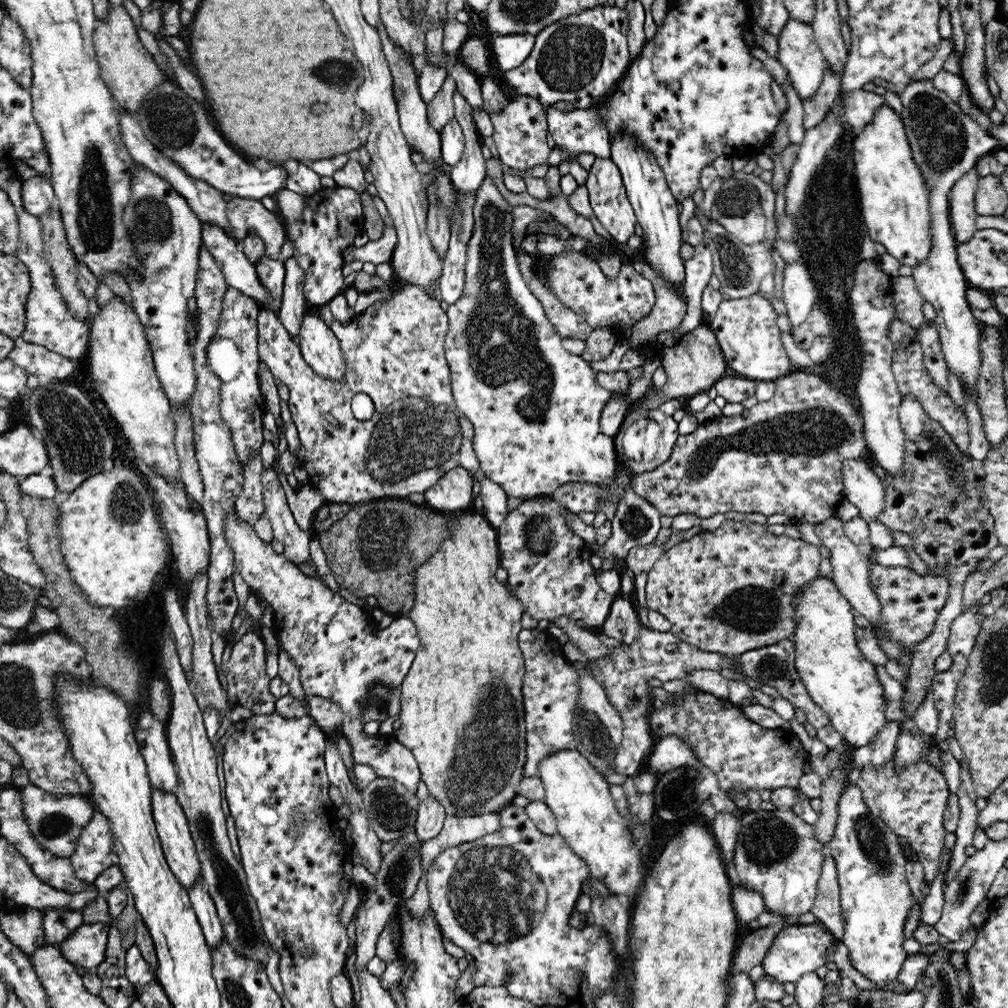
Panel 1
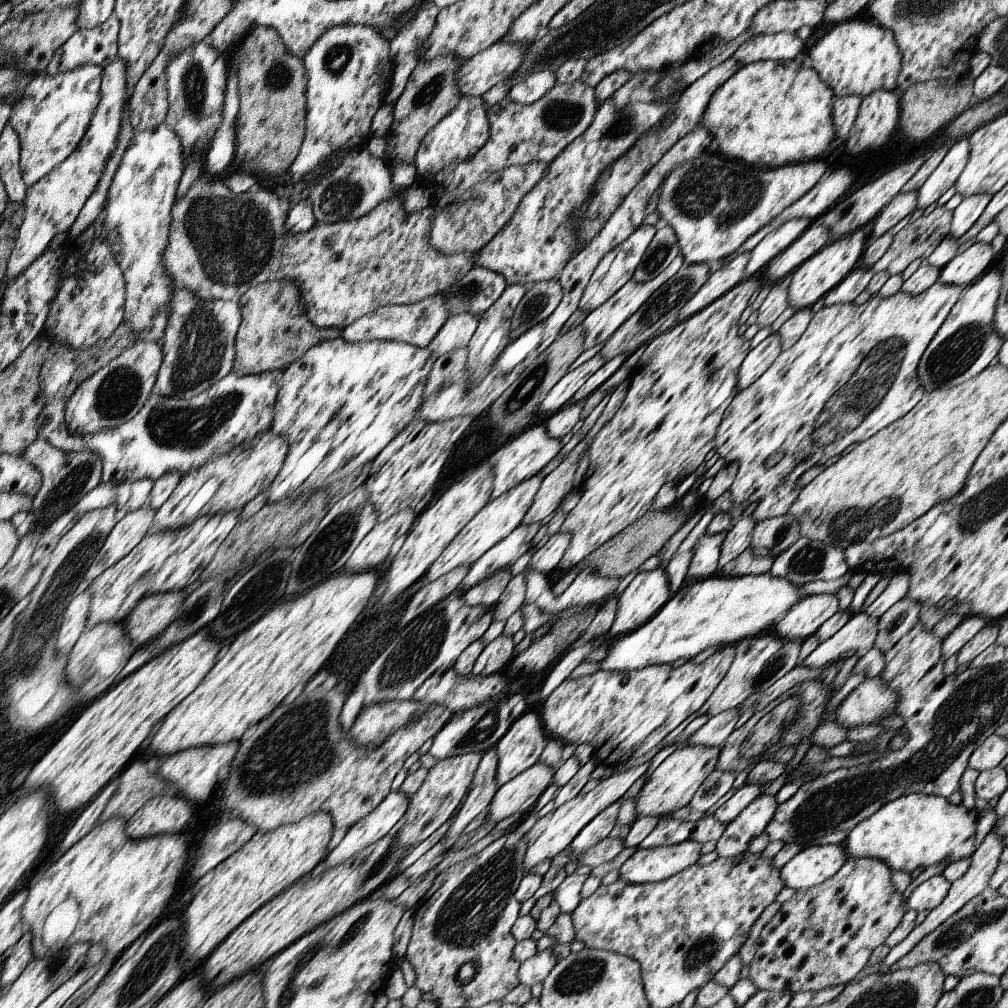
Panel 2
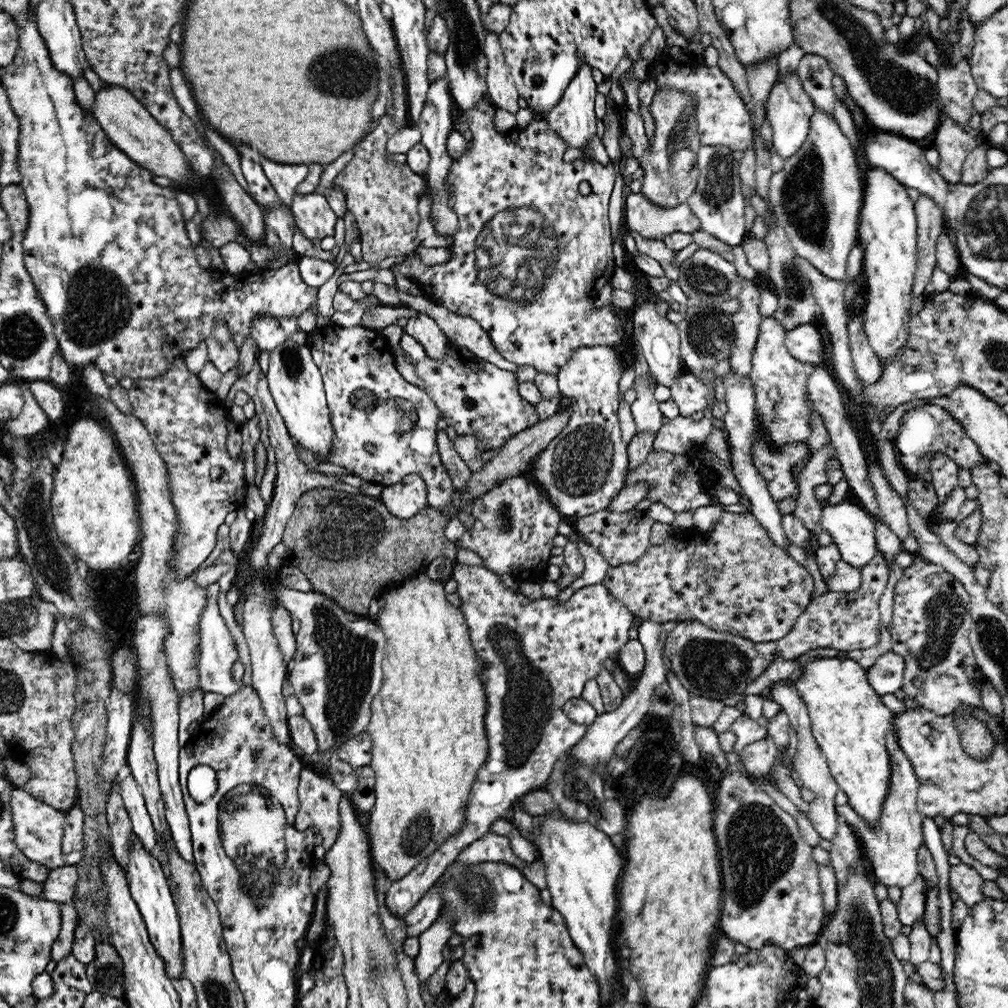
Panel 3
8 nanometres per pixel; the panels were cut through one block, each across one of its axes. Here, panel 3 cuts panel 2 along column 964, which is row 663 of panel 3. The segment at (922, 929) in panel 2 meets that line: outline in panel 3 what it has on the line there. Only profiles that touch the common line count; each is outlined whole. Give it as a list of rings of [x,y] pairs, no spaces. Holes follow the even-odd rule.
[[[892,650],[882,654],[868,670],[866,670],[866,678],[872,684],[872,688],[880,694],[894,694],[896,690],[902,688],[902,680],[904,680],[904,670],[906,670],[906,662],[902,656],[894,654]]]

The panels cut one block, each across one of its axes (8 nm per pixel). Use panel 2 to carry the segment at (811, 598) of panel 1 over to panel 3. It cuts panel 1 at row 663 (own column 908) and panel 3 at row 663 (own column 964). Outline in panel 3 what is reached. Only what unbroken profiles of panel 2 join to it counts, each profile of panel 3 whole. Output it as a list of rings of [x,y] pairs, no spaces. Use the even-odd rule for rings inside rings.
[[[814,658],[802,668],[794,686],[808,706],[812,736],[828,762],[834,782],[848,796],[854,814],[868,826],[878,826],[892,780],[886,736],[894,712],[882,704],[882,696],[866,678],[866,670],[850,658]]]

